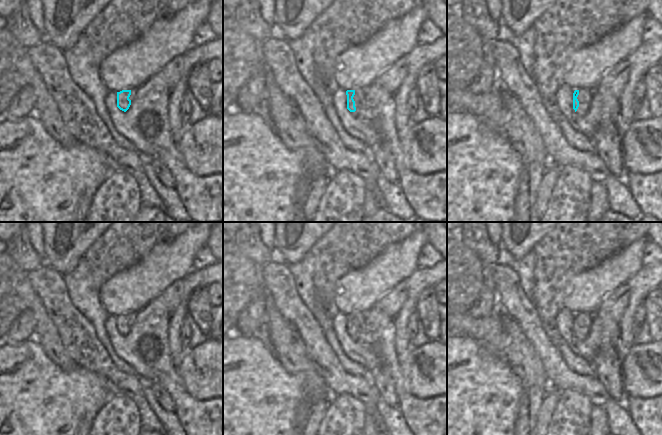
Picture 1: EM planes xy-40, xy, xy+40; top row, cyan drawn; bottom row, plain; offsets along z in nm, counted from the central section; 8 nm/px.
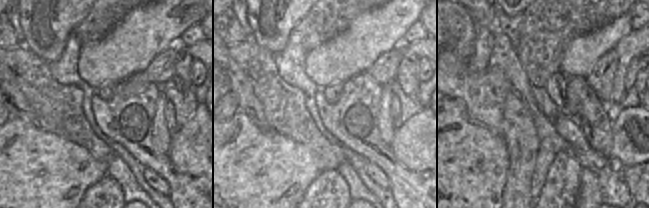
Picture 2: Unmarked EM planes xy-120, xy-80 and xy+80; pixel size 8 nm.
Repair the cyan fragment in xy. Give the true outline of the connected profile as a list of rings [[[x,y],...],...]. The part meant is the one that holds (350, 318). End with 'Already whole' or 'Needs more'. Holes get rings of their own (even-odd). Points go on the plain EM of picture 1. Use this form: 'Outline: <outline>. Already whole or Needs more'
Outline: [[[347,314],[346,319],[347,319],[347,333],[350,336],[355,336],[356,331],[355,331],[355,325],[353,323],[353,321],[355,319],[355,314]]]. Already whole.

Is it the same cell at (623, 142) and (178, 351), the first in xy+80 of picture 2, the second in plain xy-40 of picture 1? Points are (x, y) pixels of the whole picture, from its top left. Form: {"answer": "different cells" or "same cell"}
{"answer": "different cells"}

